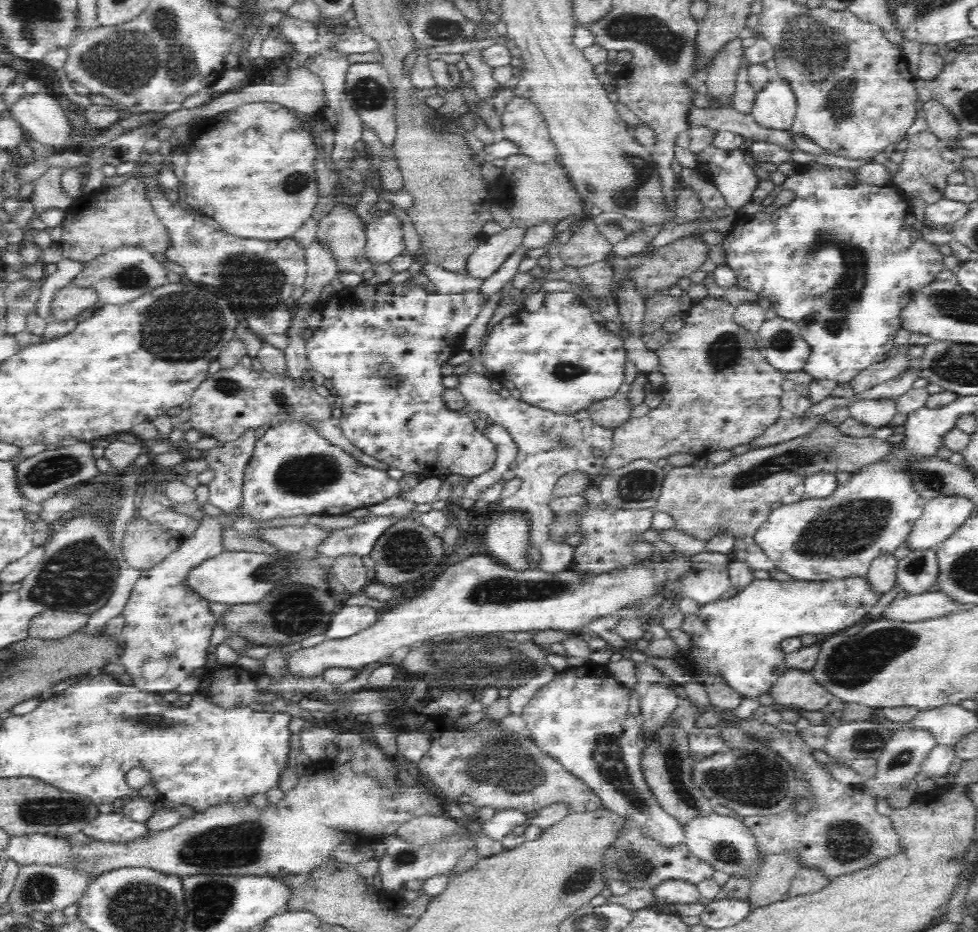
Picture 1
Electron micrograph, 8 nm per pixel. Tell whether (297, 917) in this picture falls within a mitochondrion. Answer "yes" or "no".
no

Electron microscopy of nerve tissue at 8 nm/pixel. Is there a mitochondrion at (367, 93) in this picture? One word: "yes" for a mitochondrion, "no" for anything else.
yes

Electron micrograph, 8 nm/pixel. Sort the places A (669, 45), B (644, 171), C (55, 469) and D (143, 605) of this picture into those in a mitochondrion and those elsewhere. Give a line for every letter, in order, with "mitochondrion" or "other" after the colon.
A: mitochondrion
B: mitochondrion
C: mitochondrion
D: other

